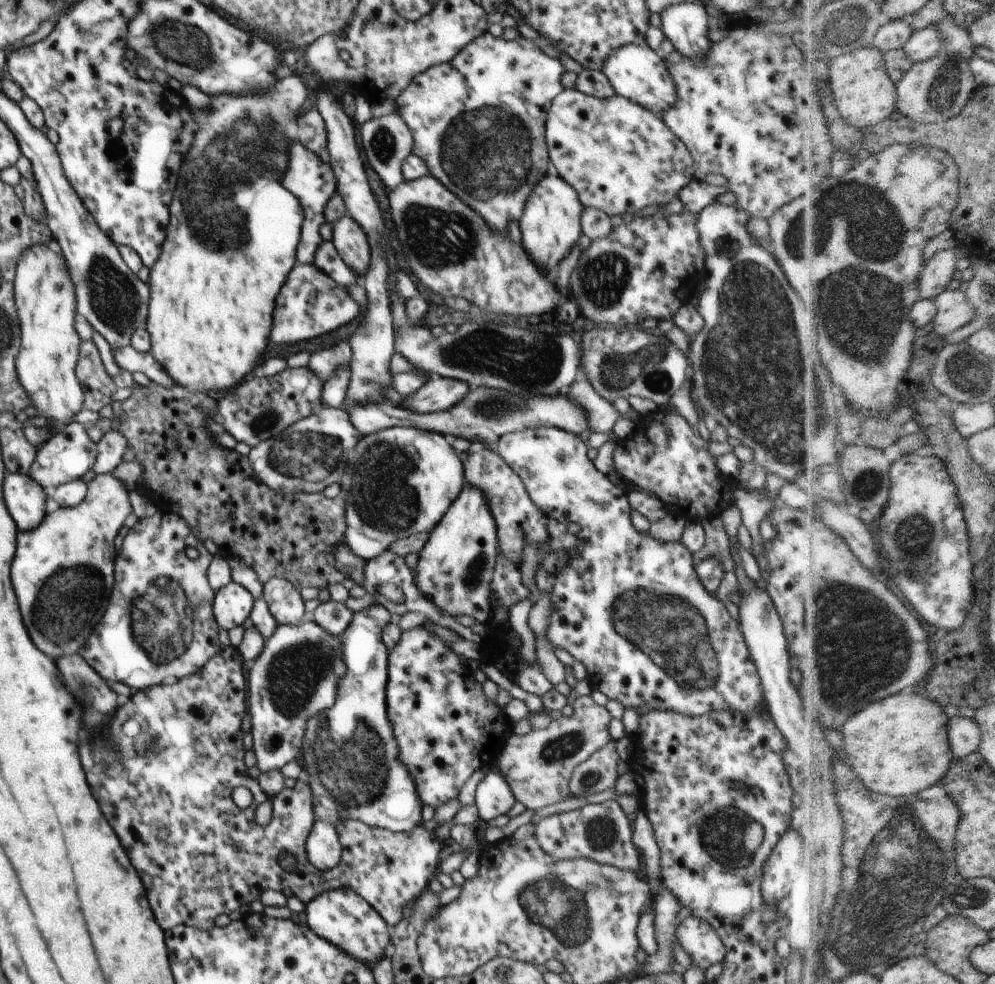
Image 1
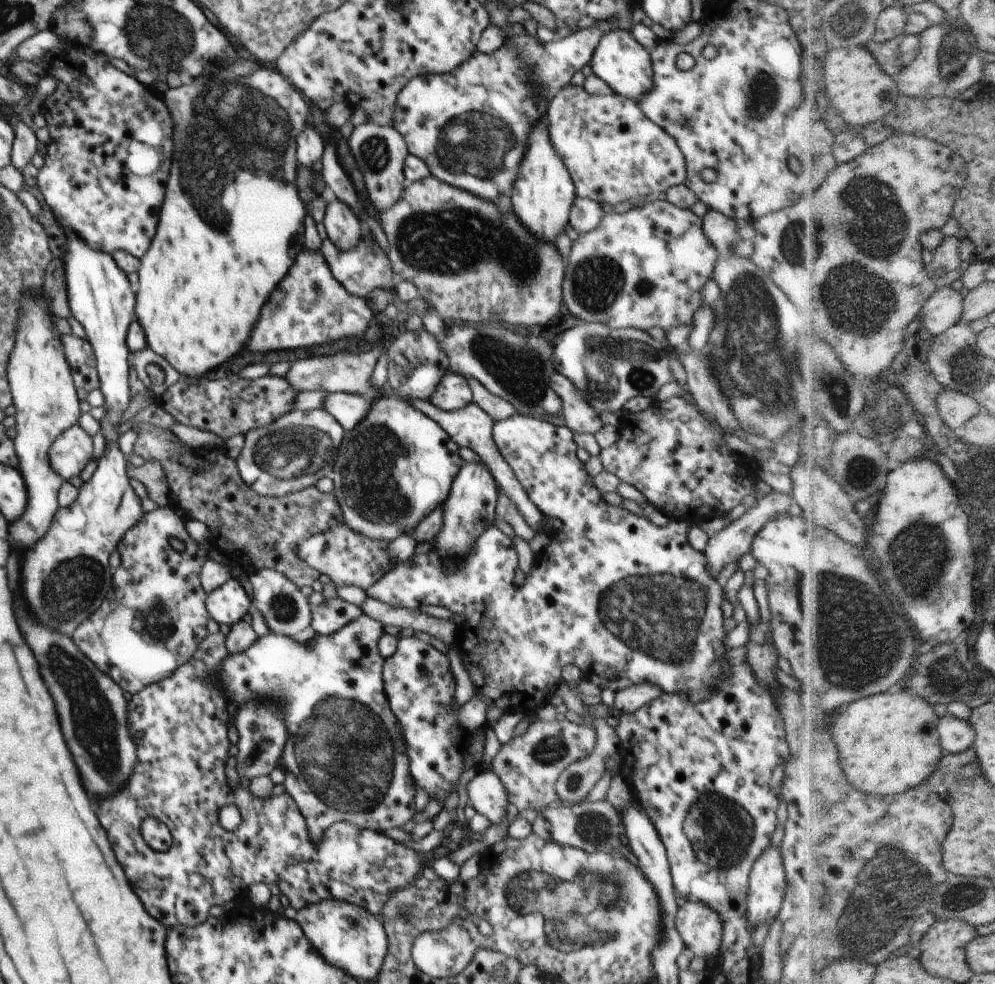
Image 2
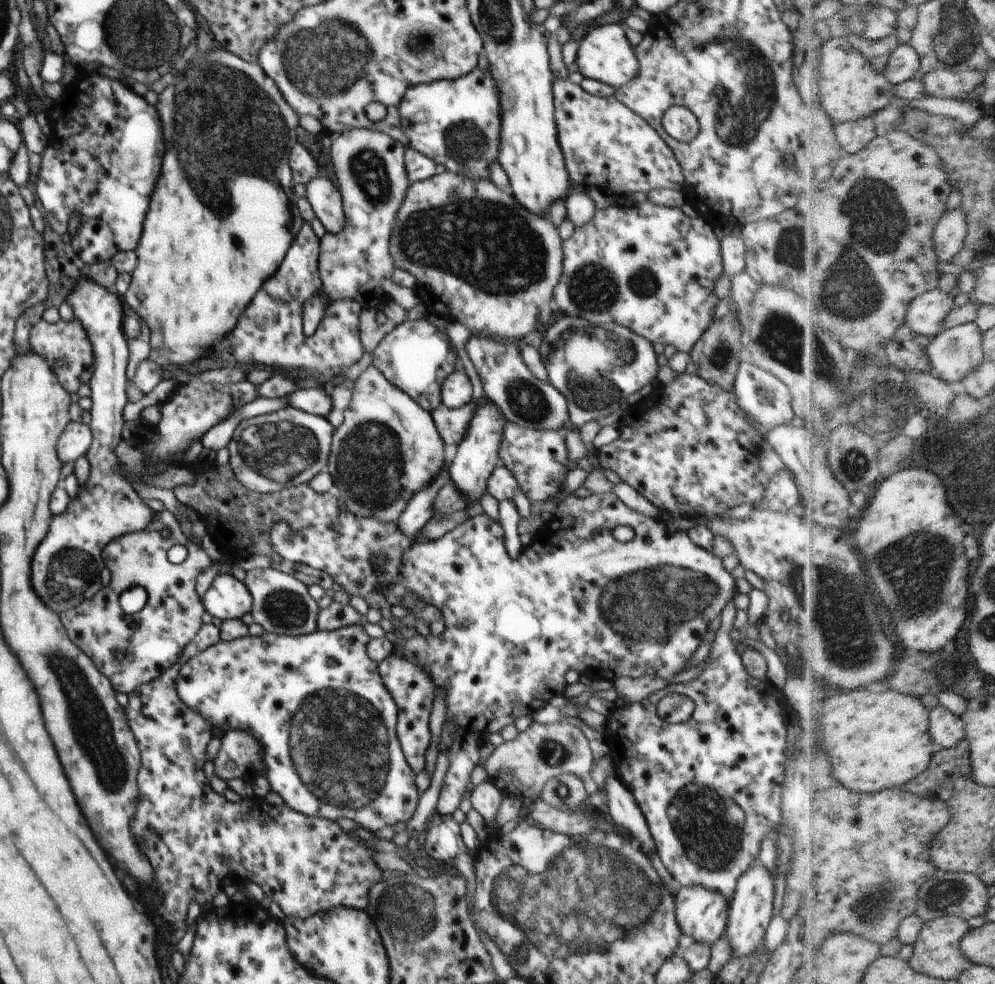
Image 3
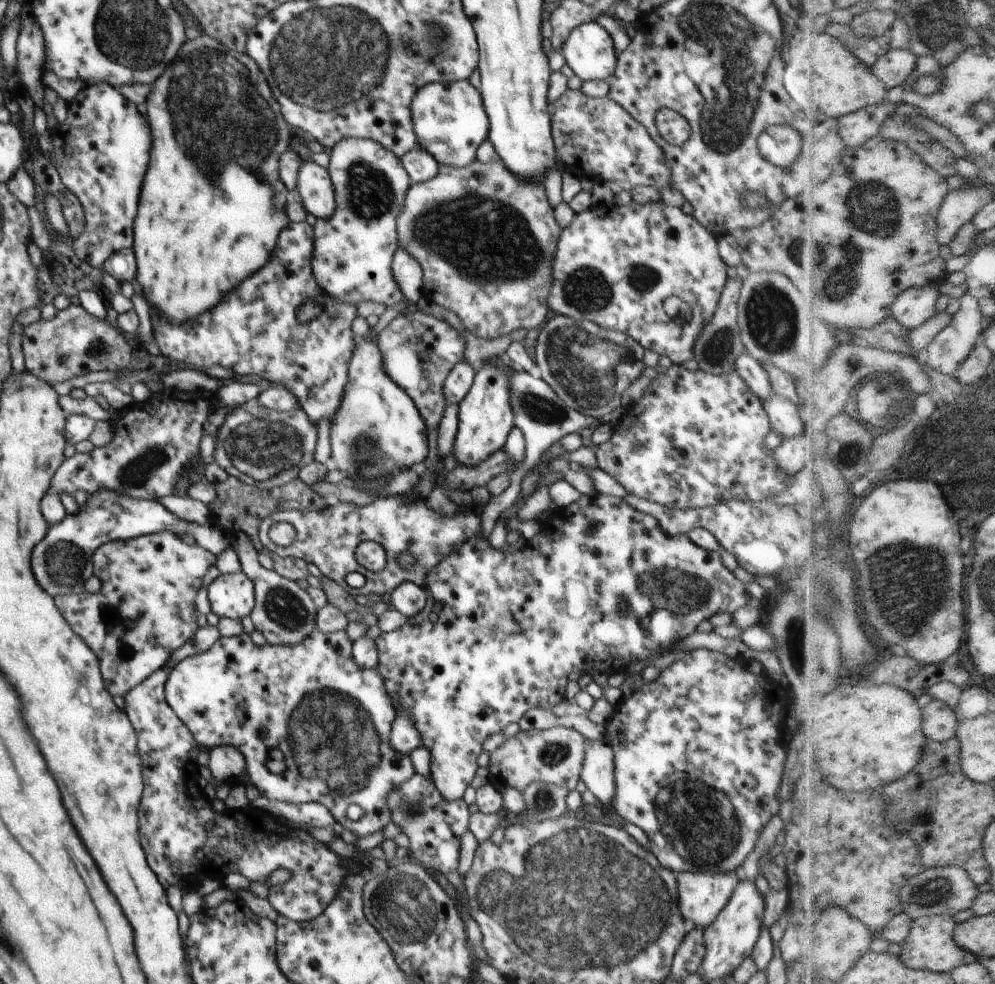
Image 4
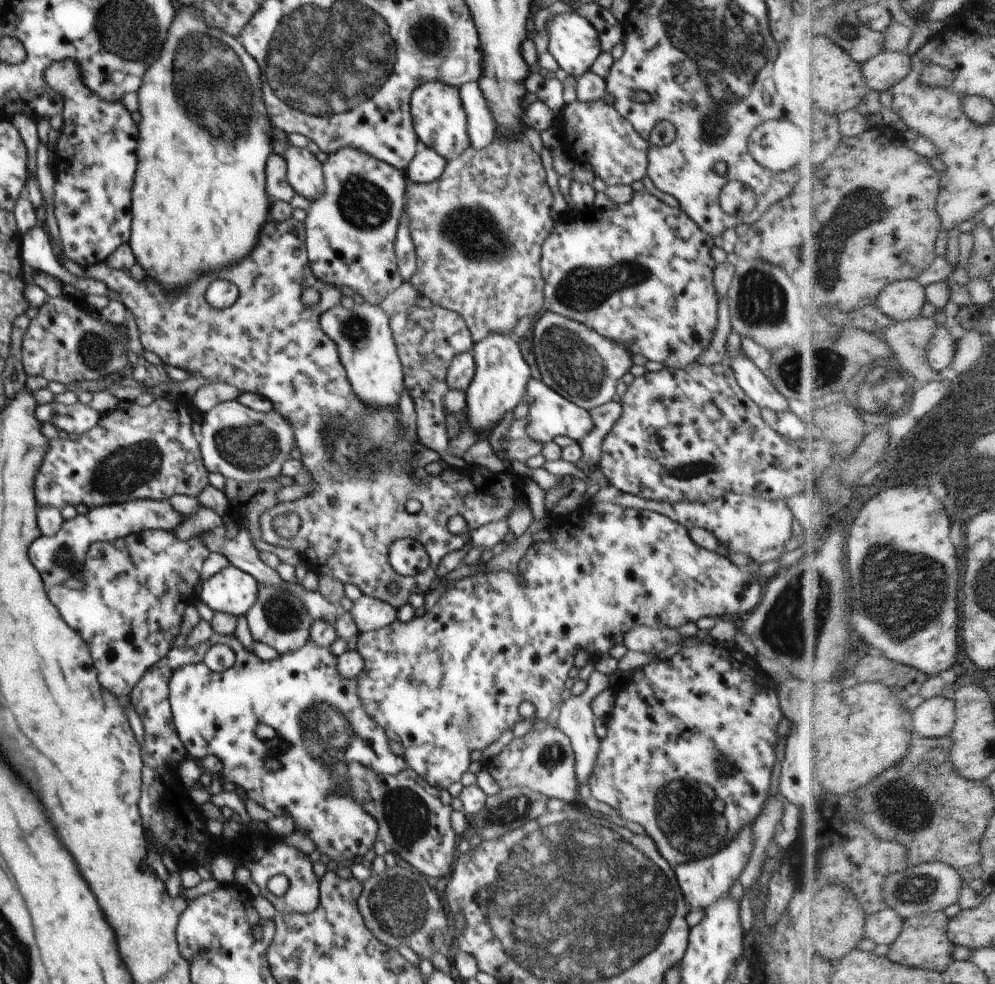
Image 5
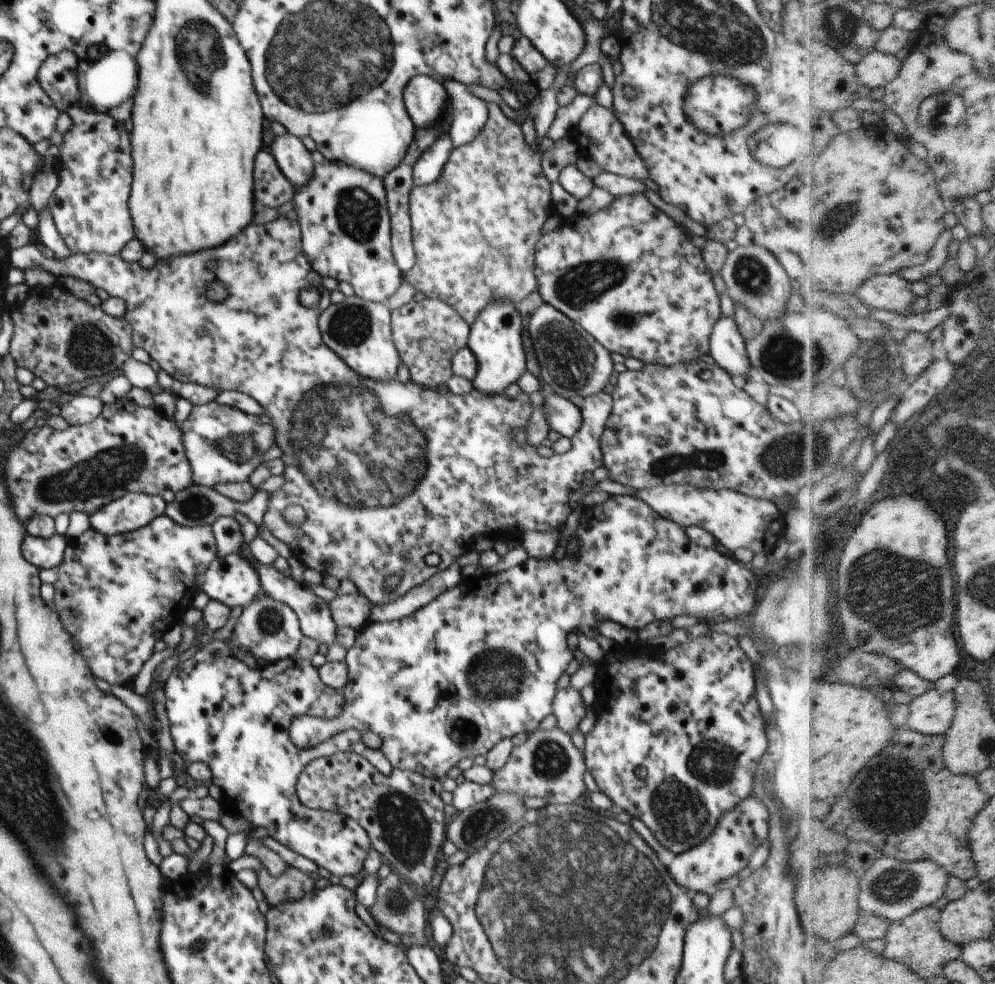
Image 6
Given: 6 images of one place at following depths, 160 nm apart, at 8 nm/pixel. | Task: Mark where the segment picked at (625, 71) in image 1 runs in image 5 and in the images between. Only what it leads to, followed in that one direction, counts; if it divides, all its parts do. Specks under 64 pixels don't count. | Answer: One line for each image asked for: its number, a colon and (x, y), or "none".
2: (620, 60)
3: (605, 54)
4: (589, 51)
5: (573, 41)

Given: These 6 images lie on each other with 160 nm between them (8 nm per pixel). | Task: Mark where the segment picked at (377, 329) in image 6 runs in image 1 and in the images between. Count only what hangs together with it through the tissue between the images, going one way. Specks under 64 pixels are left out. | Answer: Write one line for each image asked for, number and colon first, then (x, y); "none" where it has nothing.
1: (401, 481)
2: (394, 468)
3: (387, 448)
4: (377, 433)
5: (365, 343)

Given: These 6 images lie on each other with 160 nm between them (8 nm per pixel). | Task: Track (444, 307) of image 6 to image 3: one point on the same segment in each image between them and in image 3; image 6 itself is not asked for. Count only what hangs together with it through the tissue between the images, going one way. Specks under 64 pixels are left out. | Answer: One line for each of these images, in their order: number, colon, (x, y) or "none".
3: (415, 356)
4: (418, 351)
5: (427, 340)

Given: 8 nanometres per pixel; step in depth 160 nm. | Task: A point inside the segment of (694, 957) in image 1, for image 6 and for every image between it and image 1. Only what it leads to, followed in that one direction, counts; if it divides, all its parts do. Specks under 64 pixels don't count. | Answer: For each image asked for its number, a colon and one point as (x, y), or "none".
2: (700, 927)
3: (701, 913)
4: (701, 896)
5: (704, 881)
6: (740, 831)

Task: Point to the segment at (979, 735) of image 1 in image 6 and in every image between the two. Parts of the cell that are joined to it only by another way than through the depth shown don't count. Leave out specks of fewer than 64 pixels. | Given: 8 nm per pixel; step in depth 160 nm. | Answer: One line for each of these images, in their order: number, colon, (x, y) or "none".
2: (958, 735)
3: (949, 730)
4: (941, 721)
5: (936, 717)
6: (934, 713)

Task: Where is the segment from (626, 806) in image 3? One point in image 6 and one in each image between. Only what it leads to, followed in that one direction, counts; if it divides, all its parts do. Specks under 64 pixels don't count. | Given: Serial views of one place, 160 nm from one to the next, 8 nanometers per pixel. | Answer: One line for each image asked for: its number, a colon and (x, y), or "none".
4: (598, 770)
5: (576, 718)
6: (568, 708)

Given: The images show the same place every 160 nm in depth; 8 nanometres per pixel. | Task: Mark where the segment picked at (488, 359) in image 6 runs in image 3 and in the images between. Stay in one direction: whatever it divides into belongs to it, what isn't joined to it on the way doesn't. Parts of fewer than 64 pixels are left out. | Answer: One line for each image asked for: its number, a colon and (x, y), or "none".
3: (478, 455)
4: (485, 418)
5: (501, 376)

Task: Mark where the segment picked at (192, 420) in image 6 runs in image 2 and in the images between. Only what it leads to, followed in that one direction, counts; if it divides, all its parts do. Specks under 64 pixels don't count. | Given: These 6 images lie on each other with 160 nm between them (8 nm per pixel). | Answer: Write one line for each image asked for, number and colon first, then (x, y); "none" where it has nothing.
2: (293, 453)
3: (290, 446)
4: (265, 448)
5: (242, 444)

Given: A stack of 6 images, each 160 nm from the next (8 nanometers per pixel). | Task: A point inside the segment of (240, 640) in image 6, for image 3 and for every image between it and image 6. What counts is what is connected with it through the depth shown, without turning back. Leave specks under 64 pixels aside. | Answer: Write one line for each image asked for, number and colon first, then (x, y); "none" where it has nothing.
3: (281, 604)
4: (284, 613)
5: (278, 618)

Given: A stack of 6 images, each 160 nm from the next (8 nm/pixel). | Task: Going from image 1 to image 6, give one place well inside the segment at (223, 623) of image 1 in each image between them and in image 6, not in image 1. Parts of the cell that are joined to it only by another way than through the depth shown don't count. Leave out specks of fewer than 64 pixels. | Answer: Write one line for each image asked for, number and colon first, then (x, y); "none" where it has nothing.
2: (230, 602)
3: (228, 598)
4: (232, 595)
5: (232, 591)
6: (232, 580)

